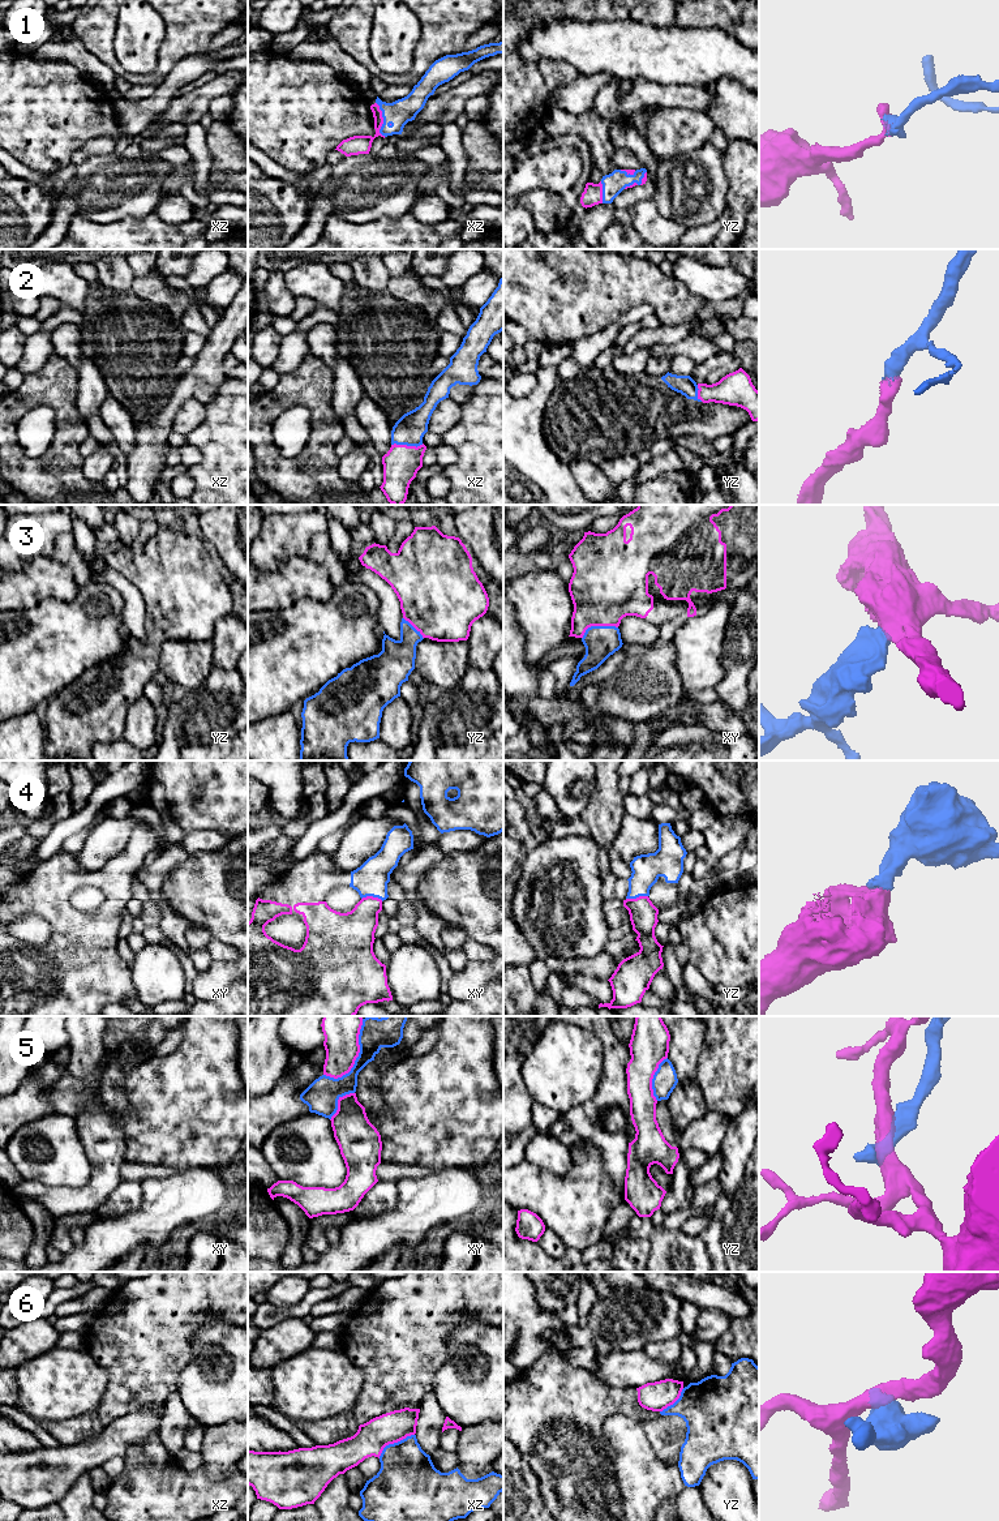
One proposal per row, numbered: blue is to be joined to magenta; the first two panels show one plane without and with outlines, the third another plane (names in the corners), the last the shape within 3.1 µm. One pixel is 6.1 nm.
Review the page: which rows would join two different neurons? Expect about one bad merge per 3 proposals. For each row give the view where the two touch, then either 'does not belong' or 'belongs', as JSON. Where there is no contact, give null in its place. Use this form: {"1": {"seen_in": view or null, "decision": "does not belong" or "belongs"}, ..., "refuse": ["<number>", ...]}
{"1": {"seen_in": "xz", "decision": "belongs"}, "2": {"seen_in": "xz", "decision": "belongs"}, "3": {"seen_in": "xy", "decision": "belongs"}, "4": {"seen_in": "yz", "decision": "belongs"}, "5": {"seen_in": "xy", "decision": "does not belong"}, "6": {"seen_in": "xz", "decision": "does not belong"}, "refuse": ["5", "6"]}

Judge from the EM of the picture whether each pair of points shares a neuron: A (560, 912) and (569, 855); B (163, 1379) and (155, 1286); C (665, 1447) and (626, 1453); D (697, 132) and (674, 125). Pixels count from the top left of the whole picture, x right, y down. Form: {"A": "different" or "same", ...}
{"A": "same", "B": "same", "C": "different", "D": "same"}

